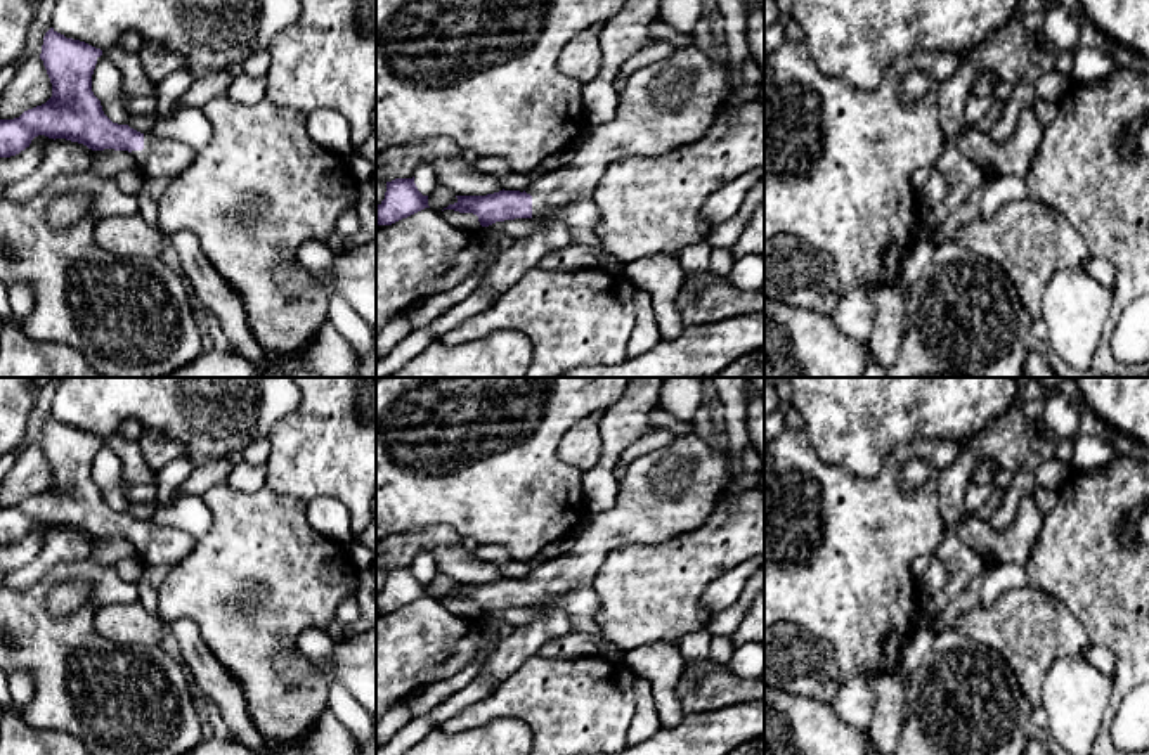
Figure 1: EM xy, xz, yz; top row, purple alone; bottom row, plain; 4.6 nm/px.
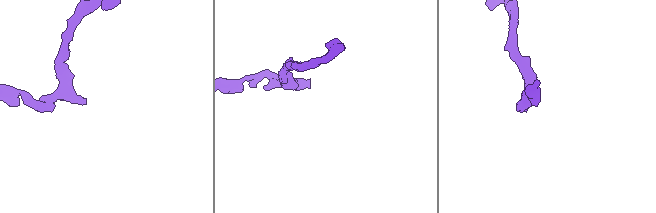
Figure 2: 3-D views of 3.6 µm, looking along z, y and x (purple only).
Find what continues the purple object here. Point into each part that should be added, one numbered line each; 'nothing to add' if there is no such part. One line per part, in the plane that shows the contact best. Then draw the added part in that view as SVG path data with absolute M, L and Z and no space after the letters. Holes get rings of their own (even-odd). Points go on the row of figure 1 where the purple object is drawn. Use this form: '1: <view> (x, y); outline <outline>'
1: xy (160, 156); outline M153 132L144 133L144 149L130 154L144 178L175 177L196 159L196 151L187 144L158 137Z

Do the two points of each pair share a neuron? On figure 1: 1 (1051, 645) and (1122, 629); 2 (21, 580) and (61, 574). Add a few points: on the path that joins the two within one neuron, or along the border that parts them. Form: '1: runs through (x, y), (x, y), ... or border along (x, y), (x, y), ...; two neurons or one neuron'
1: border along (1063, 605), (1092, 643); two neurons
2: border along (82, 560), (58, 563), (40, 580), (18, 591); two neurons

